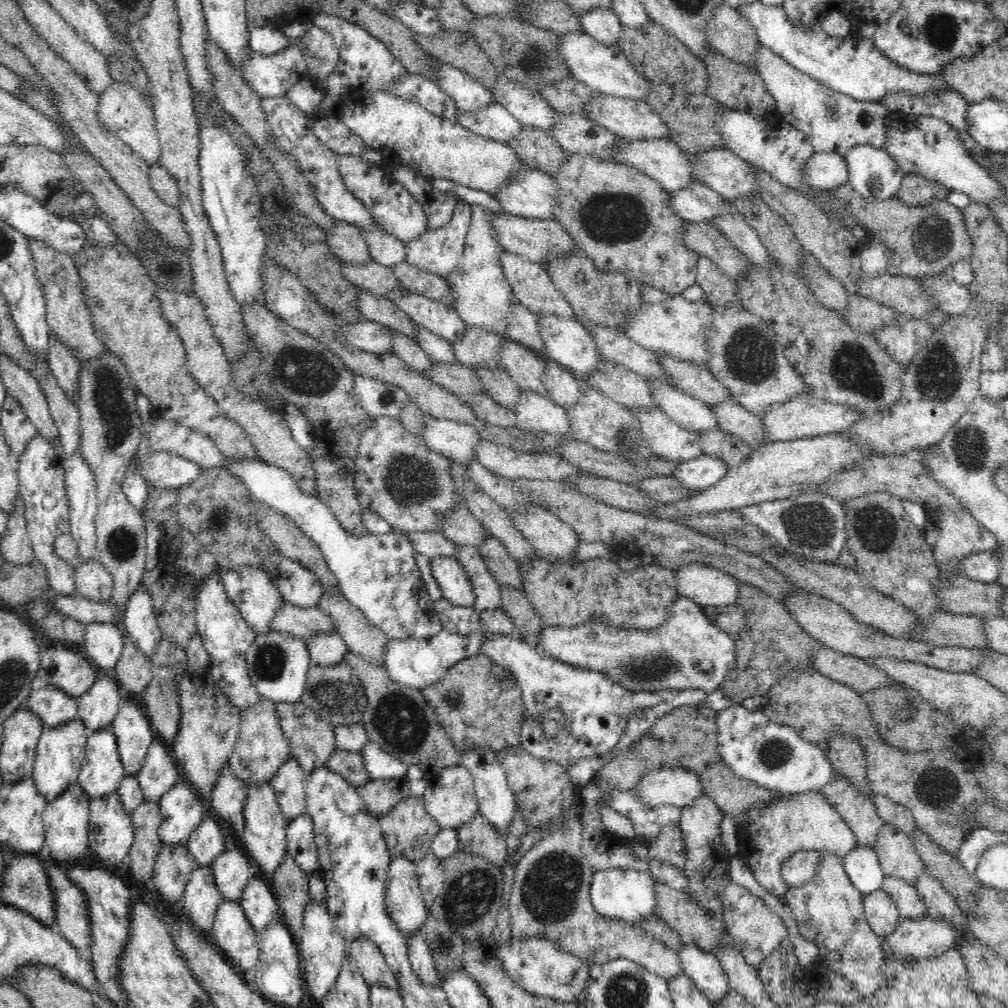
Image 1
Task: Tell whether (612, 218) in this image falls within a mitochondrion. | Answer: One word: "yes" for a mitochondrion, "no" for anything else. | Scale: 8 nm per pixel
yes

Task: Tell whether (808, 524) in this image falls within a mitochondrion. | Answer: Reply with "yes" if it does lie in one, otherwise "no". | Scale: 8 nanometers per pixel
yes

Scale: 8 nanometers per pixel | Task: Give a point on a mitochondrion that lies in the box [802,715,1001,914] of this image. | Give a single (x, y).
(938, 788)

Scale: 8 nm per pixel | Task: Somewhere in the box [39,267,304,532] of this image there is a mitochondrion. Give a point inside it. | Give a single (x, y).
(109, 396)

